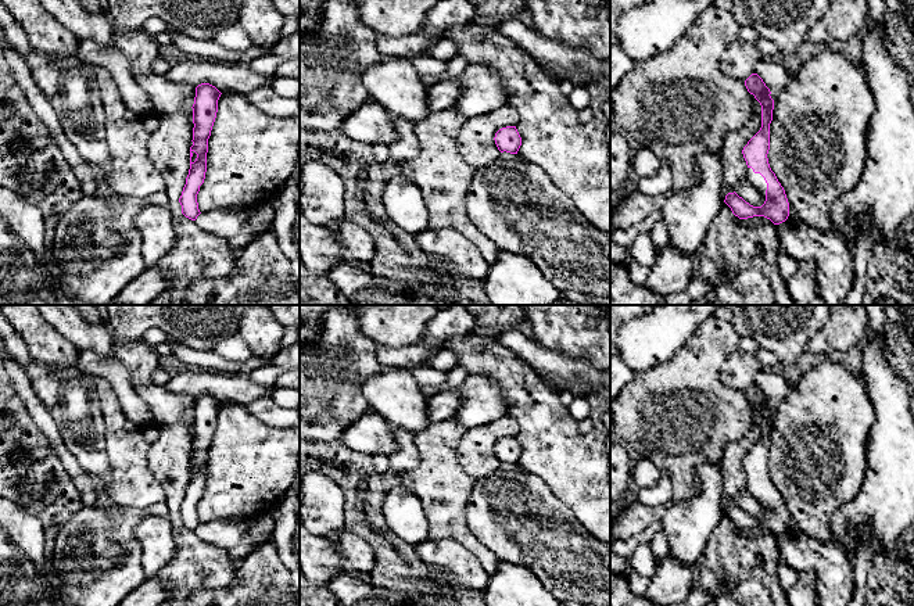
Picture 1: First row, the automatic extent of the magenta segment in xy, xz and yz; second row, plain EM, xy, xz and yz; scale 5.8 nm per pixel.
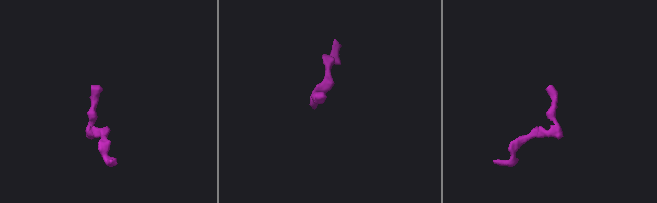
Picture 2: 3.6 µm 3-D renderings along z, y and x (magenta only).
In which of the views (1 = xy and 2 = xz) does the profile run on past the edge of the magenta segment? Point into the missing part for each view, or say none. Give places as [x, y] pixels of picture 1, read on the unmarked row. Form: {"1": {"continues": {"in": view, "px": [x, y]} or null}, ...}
{"1": {"continues": null}, "2": {"continues": null}}

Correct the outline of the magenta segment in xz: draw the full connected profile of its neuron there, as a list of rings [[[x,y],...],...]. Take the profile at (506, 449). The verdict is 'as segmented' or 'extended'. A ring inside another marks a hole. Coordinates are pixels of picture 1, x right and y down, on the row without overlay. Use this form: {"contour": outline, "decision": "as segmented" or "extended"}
{"contour": [[[506,437],[495,444],[495,455],[501,463],[506,462],[510,465],[517,465],[521,456],[521,448],[516,437]]], "decision": "as segmented"}

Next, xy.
{"contour": [[[201,394],[196,398],[194,415],[191,417],[194,438],[193,456],[190,458],[190,480],[179,509],[182,524],[191,531],[196,531],[201,524],[197,505],[205,490],[208,449],[216,428],[221,405],[222,404],[209,394]]], "decision": "as segmented"}

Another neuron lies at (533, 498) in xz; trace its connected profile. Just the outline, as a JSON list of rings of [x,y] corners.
[[[501,463],[494,474],[476,480],[465,519],[499,562],[527,567],[563,606],[610,606],[610,548],[576,520],[541,477]]]

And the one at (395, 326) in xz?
[[[341,305],[350,308],[361,326],[362,334],[374,345],[401,348],[424,340],[429,322],[436,316],[434,305]]]

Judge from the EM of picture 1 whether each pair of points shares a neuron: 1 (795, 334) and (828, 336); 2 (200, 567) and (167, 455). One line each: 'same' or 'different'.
1: different
2: same

